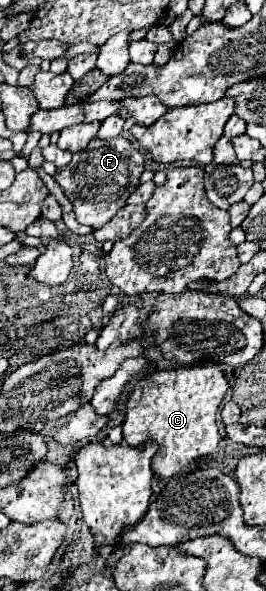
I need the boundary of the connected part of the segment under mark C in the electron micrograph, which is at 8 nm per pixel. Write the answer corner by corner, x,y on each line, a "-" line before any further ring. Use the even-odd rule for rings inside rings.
190,366
144,376
134,386
126,404
124,442
138,446
154,438
160,450
152,458
152,470
158,478
172,478
196,458
208,456
218,448
216,414
226,390
228,380
218,366

